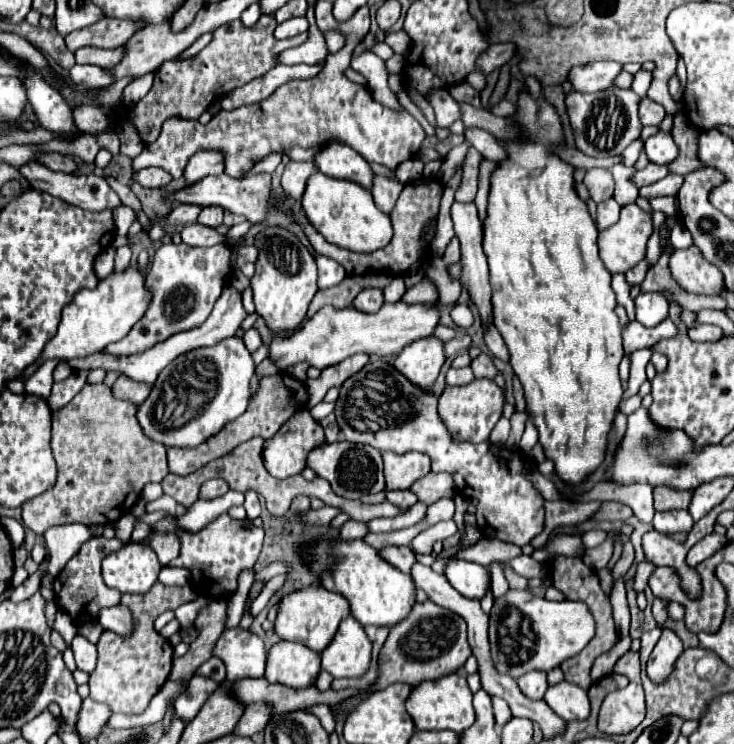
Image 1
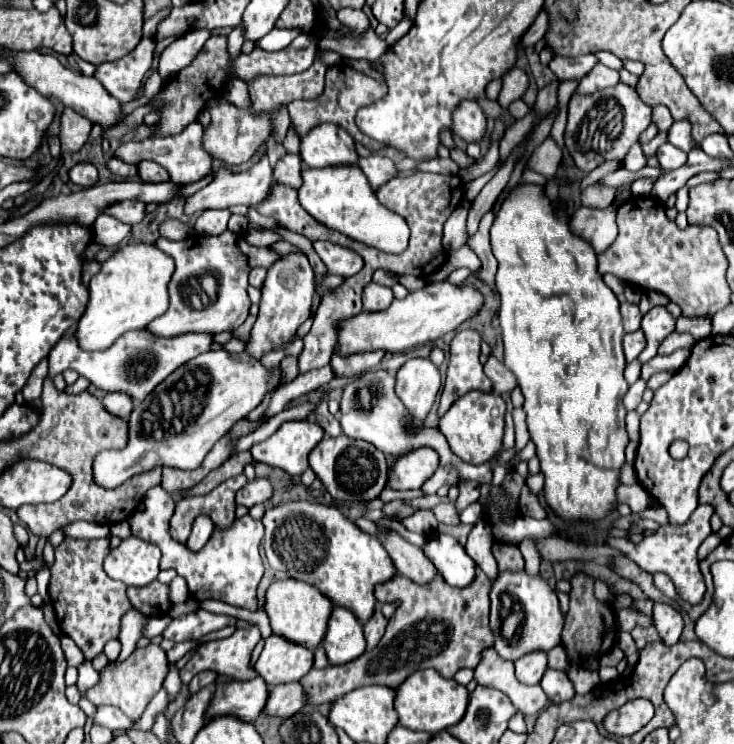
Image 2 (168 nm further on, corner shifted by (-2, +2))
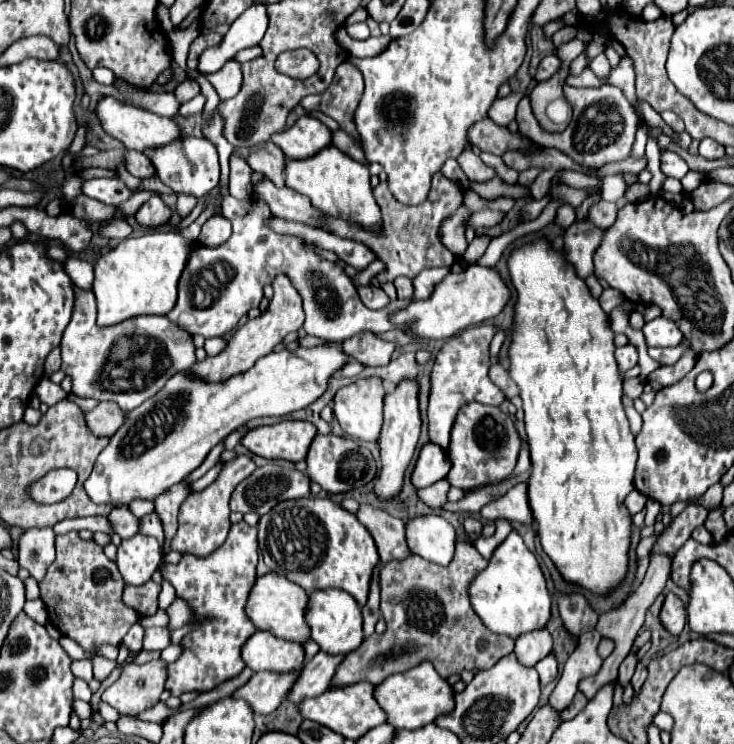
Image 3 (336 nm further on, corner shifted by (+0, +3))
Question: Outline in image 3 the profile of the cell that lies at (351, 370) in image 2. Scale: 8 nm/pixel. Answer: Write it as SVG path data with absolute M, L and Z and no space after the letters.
M358 333L342 343L346 355L360 361L362 365L386 365L394 353L396 343L380 339L376 333Z

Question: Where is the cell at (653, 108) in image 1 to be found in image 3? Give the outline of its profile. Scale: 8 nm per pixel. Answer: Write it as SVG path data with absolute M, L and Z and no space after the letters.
M664 111L664 113L660 113L660 115L662 115L664 123L670 125L676 133L682 133L682 131L684 131L684 121L682 121L674 111Z

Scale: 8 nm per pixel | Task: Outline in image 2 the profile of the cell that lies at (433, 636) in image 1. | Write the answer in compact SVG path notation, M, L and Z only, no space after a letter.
M478 570L476 580L468 588L452 588L444 584L442 576L436 576L436 580L426 586L412 584L412 580L402 576L396 576L396 580L390 580L388 584L376 586L376 598L380 604L400 600L400 606L388 620L384 638L370 652L370 662L366 652L352 664L328 666L324 670L312 668L300 680L306 704L318 706L334 702L356 688L372 684L398 688L410 674L424 668L434 668L444 678L454 678L460 668L474 668L480 662L480 652L494 644L488 626L490 584L492 582L486 578L486 574Z

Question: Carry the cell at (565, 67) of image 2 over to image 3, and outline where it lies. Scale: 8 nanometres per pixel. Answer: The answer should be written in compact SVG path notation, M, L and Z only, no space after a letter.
M548 55L548 57L544 57L544 59L540 61L534 79L536 79L538 83L540 83L540 81L548 81L558 69L560 69L560 59L558 59L556 55Z

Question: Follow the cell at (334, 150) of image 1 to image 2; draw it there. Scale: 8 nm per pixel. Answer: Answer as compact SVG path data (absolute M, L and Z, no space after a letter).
M320 124L312 128L308 136L304 136L304 140L300 142L300 156L312 168L326 168L326 166L340 166L340 164L358 166L358 152L354 148L354 140L344 128L336 124Z

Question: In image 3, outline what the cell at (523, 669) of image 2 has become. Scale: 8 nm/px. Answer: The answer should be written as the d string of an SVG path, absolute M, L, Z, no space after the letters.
M544 627L544 629L536 629L536 631L518 635L514 655L526 665L536 665L538 659L546 657L550 651L552 651L552 637L548 629Z

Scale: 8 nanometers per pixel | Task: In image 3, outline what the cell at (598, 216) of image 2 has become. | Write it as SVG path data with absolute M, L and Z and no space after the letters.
M590 221L572 223L564 233L564 259L574 267L580 279L586 279L594 273L592 255L598 249L604 231L594 227Z

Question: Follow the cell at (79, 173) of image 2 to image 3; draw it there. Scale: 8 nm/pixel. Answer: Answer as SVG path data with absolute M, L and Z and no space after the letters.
M106 177L106 179L84 181L84 195L92 197L92 199L98 199L106 205L120 207L124 201L130 199L132 191L124 181L114 179L114 177Z

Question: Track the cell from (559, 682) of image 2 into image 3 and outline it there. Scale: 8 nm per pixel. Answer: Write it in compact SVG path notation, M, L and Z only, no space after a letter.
M554 653L546 655L544 659L540 659L540 661L536 663L536 671L538 671L538 675L540 675L540 683L542 683L542 685L548 685L550 681L554 681L554 679L558 677L558 663L556 663Z

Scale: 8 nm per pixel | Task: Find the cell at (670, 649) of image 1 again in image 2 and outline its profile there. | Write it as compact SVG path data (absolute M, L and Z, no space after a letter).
M656 602L654 604L654 626L656 626L662 642L666 646L674 646L680 640L684 622L682 622L682 616L678 610L674 610L668 604Z

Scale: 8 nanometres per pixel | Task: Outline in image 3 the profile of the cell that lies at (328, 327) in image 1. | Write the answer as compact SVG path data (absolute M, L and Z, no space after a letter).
M468 265L462 273L448 273L436 287L430 299L410 303L406 309L398 311L392 321L394 323L410 323L410 329L420 339L450 339L458 331L480 325L488 321L506 307L510 299L510 289L502 281L500 273L482 265Z

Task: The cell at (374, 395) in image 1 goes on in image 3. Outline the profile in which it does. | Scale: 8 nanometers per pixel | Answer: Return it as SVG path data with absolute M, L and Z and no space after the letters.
M378 377L356 379L334 395L334 417L342 431L362 441L376 441L382 427L384 387Z

